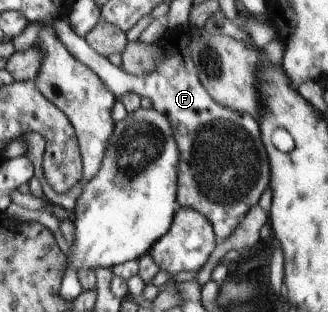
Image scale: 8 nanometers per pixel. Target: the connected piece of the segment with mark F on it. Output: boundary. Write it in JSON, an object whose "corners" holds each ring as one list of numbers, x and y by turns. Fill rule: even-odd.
{"corners":[[65,16,53,19,52,29,67,52,95,72,116,100,125,92,135,92,140,97,149,98,151,107,168,118,179,153,176,166,177,206,203,213,211,223,216,242,225,240,243,220,249,207,257,205,269,180,269,166,259,138,258,122,246,112,233,112,217,104,199,82,187,53,180,54,179,64,162,61,149,74,136,77,97,54,71,30]]}

